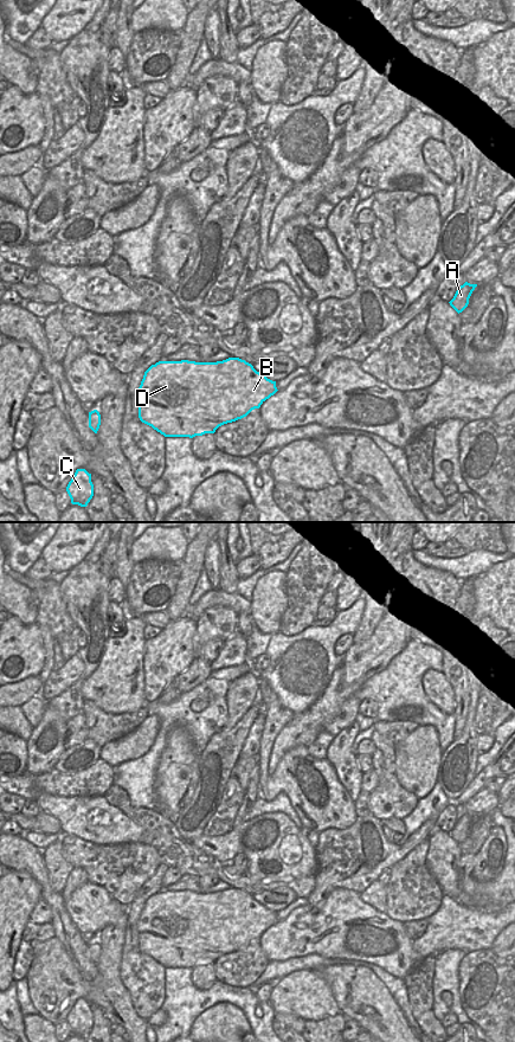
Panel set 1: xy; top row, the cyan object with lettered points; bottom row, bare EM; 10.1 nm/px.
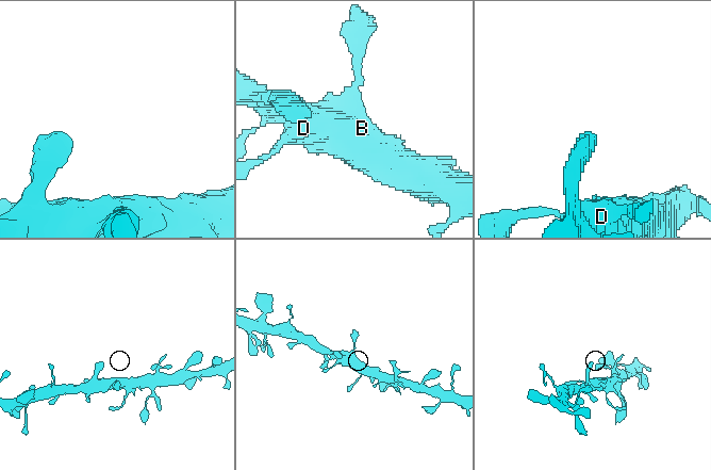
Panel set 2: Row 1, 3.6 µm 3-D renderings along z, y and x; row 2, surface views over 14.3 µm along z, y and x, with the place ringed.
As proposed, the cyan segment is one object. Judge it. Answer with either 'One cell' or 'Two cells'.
One cell.

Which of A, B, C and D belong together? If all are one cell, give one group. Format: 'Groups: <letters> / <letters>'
Groups: A B C D.

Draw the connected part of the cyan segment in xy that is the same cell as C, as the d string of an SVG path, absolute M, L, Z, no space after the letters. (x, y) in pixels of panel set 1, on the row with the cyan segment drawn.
M77 469L66 487L66 491L72 504L86 507L94 496L91 474L89 474L85 469Z

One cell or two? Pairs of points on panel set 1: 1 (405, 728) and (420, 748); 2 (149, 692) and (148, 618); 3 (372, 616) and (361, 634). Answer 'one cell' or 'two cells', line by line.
1: two cells
2: two cells
3: one cell

